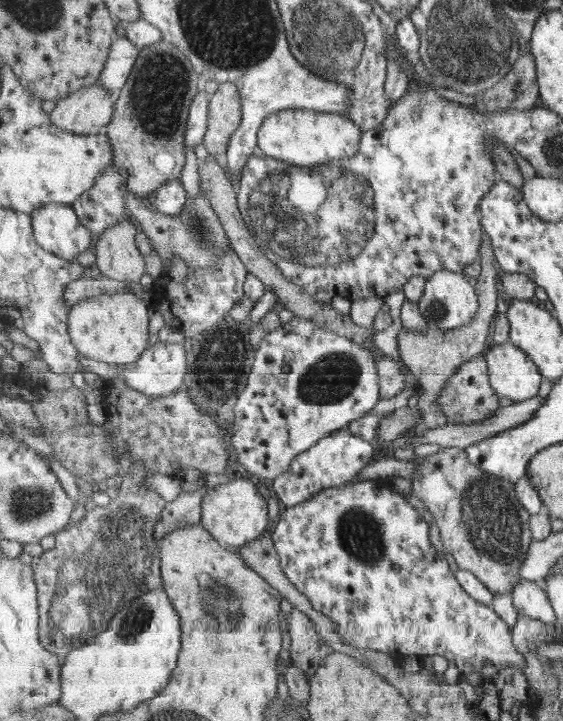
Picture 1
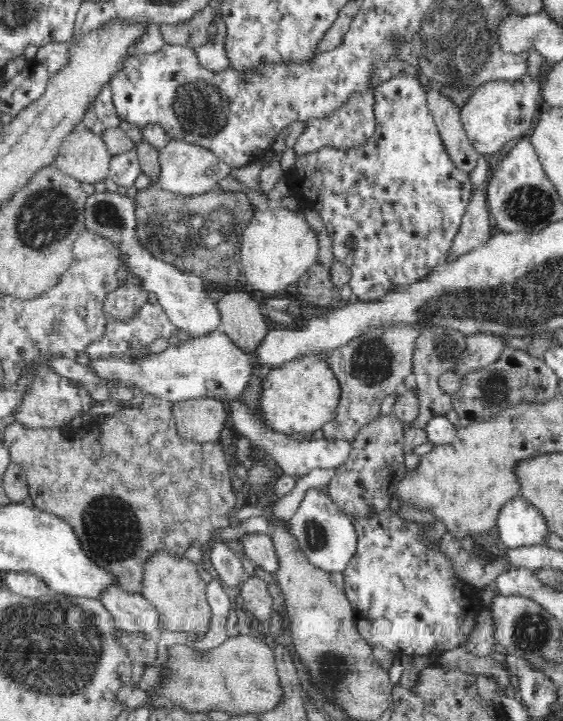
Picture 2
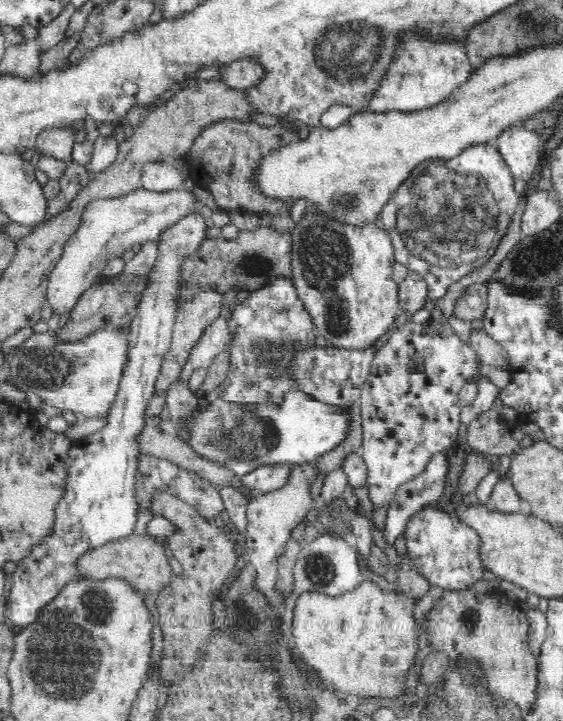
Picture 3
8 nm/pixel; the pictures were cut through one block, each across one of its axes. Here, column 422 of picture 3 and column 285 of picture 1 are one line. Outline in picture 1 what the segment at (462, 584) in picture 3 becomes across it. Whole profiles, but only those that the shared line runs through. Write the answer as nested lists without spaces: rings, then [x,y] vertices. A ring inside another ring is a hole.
[[[388,478],[351,482],[347,485],[322,490],[308,501],[286,508],[279,515],[280,519],[271,534],[275,548],[280,556],[280,565],[283,567],[283,572],[299,590],[310,598],[312,605],[319,612],[336,621],[338,632],[344,636],[350,645],[357,649],[373,649],[389,655],[399,652],[399,654],[414,655],[417,658],[433,655],[445,656],[449,662],[453,660],[456,663],[461,673],[469,672],[474,674],[474,676],[478,675],[481,669],[488,664],[495,666],[498,670],[514,667],[525,671],[525,657],[515,647],[512,627],[508,625],[508,622],[505,622],[505,619],[500,617],[500,614],[496,613],[496,610],[493,610],[491,605],[480,603],[461,586],[456,573],[451,570],[449,563],[431,544],[431,540],[429,540],[429,524],[407,502],[407,496],[394,492],[389,486],[390,481]]]

